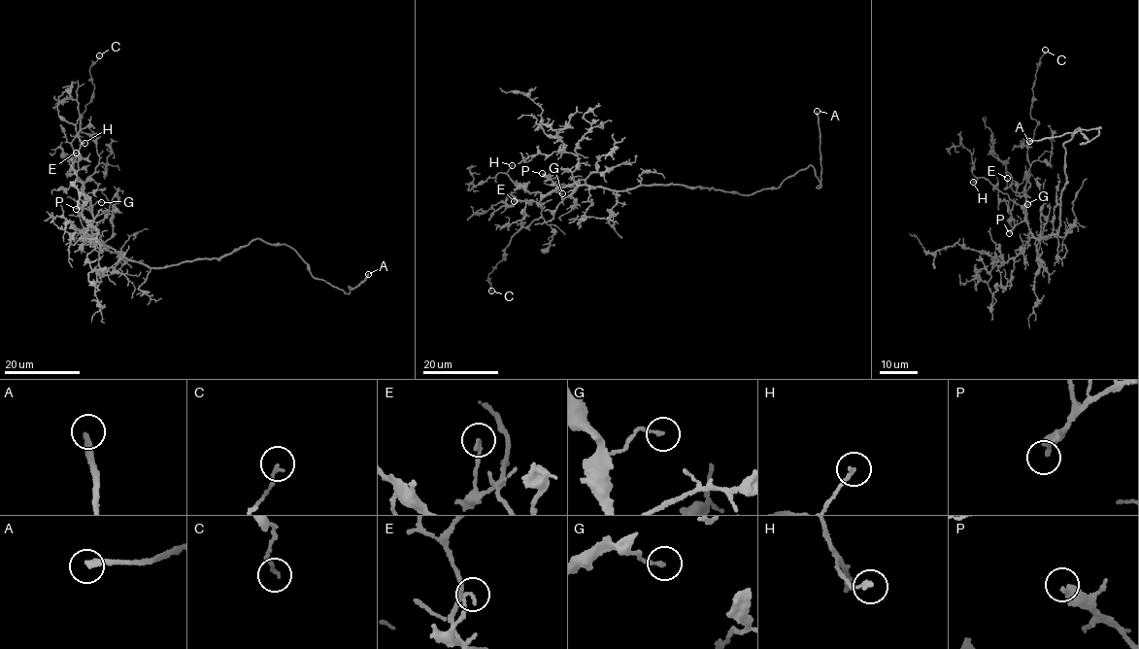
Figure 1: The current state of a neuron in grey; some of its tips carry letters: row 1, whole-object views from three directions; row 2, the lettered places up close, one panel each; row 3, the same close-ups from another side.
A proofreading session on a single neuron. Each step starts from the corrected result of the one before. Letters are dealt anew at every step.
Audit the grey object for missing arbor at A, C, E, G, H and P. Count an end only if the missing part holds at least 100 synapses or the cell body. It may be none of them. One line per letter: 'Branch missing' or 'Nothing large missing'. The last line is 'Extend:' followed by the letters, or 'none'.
A: Branch missing
C: Nothing large missing
E: Nothing large missing
G: Nothing large missing
H: Nothing large missing
P: Branch missing
Extend: A, P

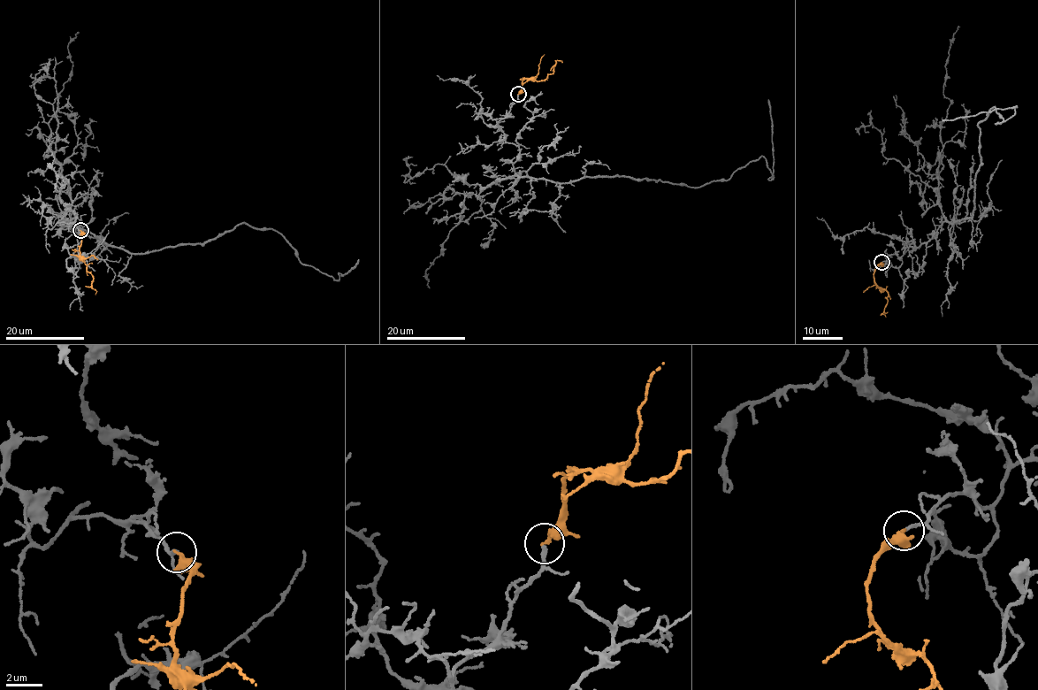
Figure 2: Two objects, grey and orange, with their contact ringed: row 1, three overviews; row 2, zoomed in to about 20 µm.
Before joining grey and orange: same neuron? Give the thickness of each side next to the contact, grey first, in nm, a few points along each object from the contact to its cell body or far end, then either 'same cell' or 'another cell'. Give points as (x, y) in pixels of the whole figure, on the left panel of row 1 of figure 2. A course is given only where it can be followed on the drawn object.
200/240 nm | grey via (80, 231), (142, 254), (242, 222), (275, 229), (337, 280), (359, 260) | orange via (80, 231), (83, 235), (80, 252), (87, 272), (93, 278), (91, 287), (96, 292), (95, 295) | same cell

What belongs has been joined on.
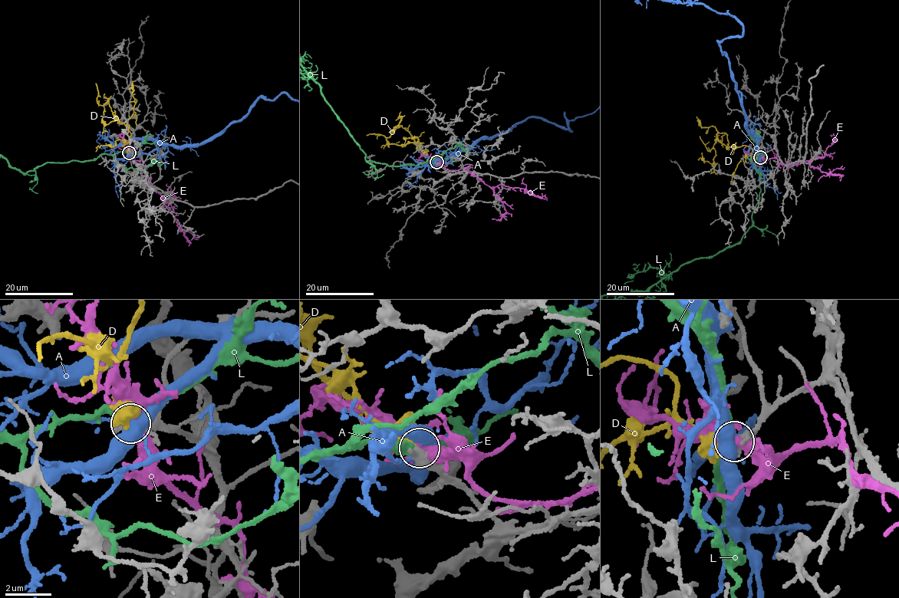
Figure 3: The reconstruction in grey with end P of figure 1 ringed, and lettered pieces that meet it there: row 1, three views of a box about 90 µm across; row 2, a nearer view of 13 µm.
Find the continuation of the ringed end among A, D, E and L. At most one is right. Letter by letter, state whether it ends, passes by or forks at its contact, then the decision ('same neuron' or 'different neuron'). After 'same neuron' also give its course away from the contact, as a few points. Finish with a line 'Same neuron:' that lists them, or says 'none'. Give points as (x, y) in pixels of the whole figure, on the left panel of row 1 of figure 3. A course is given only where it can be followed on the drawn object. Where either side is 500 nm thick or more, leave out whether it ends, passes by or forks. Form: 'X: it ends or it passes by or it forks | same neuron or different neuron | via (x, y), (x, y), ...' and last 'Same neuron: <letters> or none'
A: it forks | different neuron
D: it ends | same neuron | via (129, 152), (126, 126), (107, 103), (103, 122), (114, 120), (113, 110)
E: it forks | different neuron
L: it passes by | different neuron
Same neuron: D

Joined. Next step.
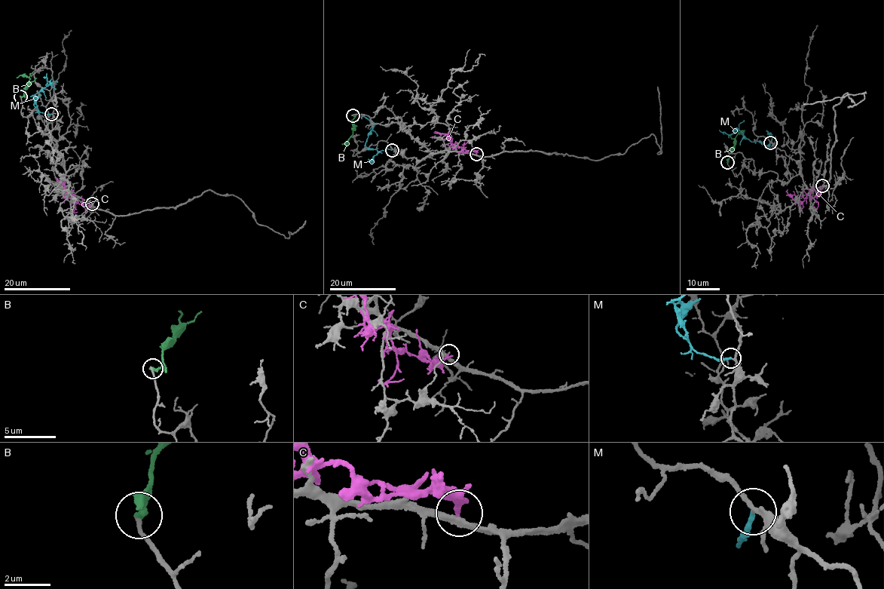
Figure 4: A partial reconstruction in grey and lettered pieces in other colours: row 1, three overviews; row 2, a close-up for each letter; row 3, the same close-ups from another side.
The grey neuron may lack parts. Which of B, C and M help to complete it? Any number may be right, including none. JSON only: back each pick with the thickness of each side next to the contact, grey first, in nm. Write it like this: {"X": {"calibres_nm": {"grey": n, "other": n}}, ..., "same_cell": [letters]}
{"M": {"calibres_nm": {"grey": 190, "other": 180}}, "same_cell": ["M"]}

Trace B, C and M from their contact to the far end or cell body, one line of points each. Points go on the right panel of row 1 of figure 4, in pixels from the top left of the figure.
B: (727, 162), (735, 137), (742, 134), (744, 137)
C: (822, 185), (817, 194), (812, 197), (807, 194), (802, 202), (793, 199), (792, 195), (787, 193), (787, 189)
M: (770, 142), (768, 146), (757, 141), (750, 141), (736, 129), (729, 134), (719, 130)

